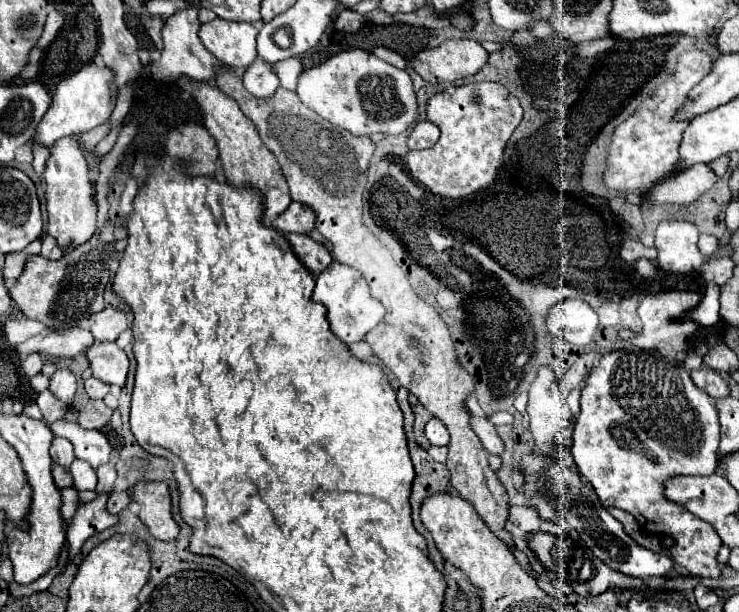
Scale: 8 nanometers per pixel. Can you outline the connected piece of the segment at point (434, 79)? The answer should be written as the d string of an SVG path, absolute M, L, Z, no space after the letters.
M448 39L446 43L434 49L420 51L416 59L410 61L410 67L428 83L450 83L450 81L458 81L458 79L474 75L486 65L486 61L488 61L488 51L480 43L472 39Z

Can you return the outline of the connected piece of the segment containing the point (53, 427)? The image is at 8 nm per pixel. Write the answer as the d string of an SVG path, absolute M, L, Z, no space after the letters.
M66 419L48 423L48 427L54 433L54 437L68 439L74 445L76 457L90 463L94 469L98 469L102 463L108 461L112 447L100 431L86 431L78 423L70 423Z

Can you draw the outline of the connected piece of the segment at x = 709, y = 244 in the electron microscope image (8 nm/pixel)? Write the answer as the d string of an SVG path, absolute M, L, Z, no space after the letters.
M700 235L698 247L700 247L700 251L702 251L704 257L710 257L712 253L716 253L718 241L716 241L716 237L712 237L712 235Z

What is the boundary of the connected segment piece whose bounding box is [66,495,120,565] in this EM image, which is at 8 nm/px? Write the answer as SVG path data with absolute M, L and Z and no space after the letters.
M98 495L94 501L82 505L76 511L76 515L70 519L70 525L66 529L66 543L68 543L66 565L70 565L70 561L80 551L80 547L86 539L90 539L92 535L96 535L108 527L118 525L120 519L106 511L106 501L108 501L108 495Z

